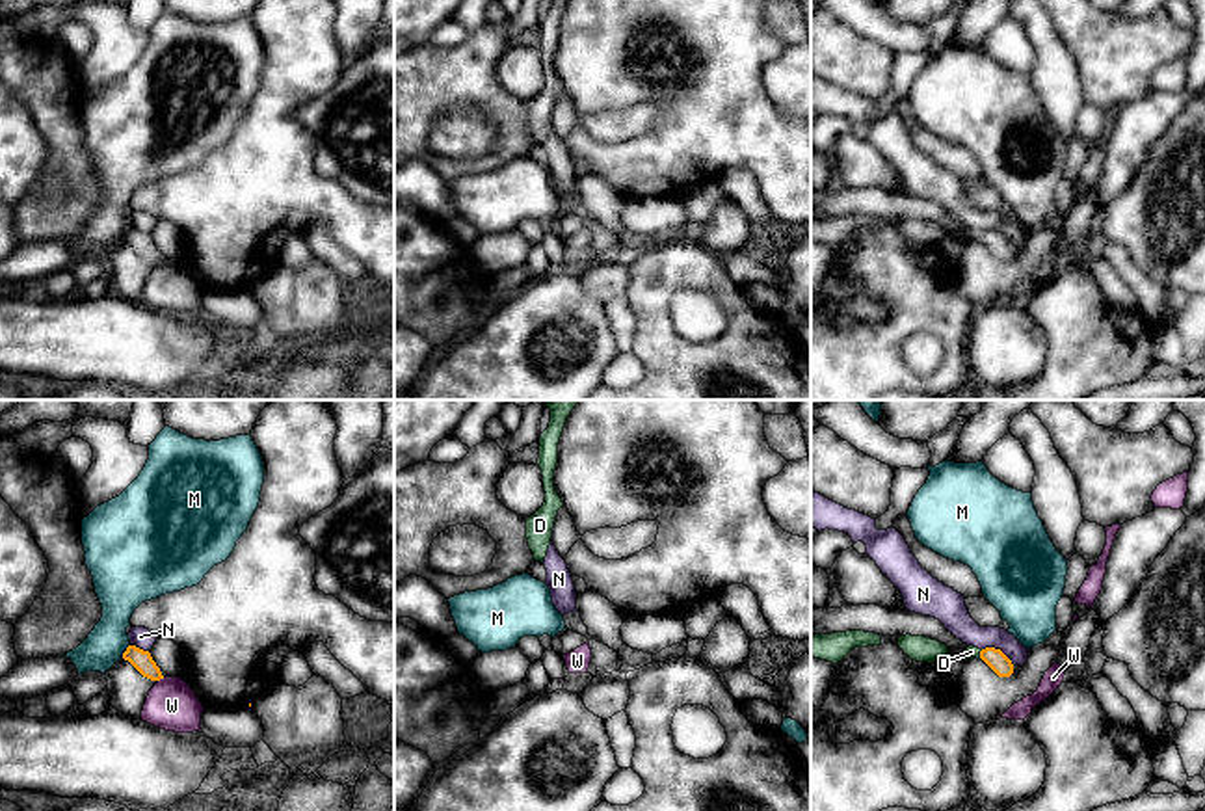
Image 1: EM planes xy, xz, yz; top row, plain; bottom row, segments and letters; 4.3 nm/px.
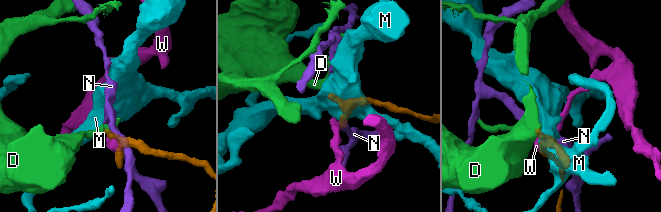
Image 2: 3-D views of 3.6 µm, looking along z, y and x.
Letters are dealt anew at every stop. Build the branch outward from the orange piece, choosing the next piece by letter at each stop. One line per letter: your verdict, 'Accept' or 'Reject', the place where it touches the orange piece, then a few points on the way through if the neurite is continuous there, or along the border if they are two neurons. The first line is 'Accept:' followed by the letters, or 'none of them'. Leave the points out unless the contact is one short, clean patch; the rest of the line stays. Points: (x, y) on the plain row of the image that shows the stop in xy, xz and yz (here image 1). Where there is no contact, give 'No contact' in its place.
Accept: D
D: Accept. Touches orange at yz (980, 237). Path across: yz (995, 242), (980, 237), (971, 235)
M: Reject. Touches orange at xy (125, 235). Boundary: xy (129, 229), (121, 240)
N: Reject. Touches orange at yz (999, 233)
W: Reject. Touches orange at xy (160, 261). Boundary: xy (164, 261), (158, 265)

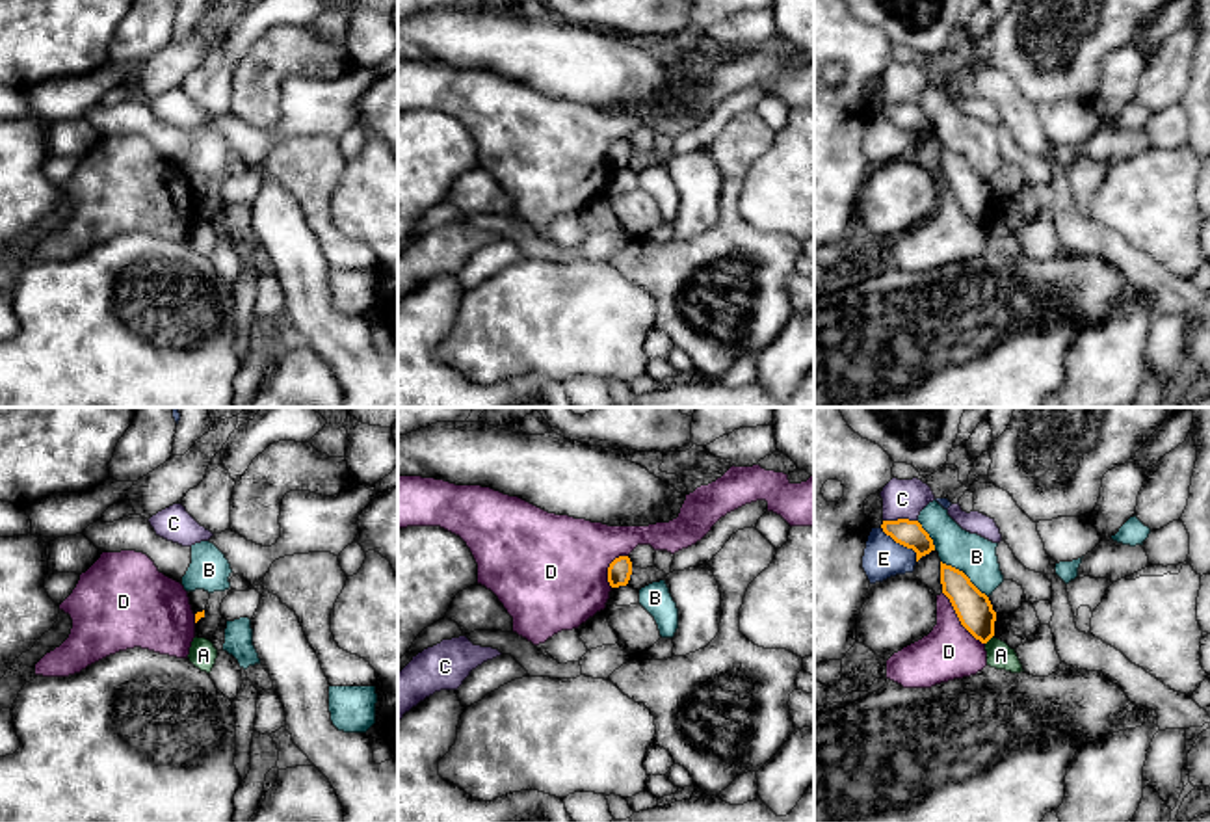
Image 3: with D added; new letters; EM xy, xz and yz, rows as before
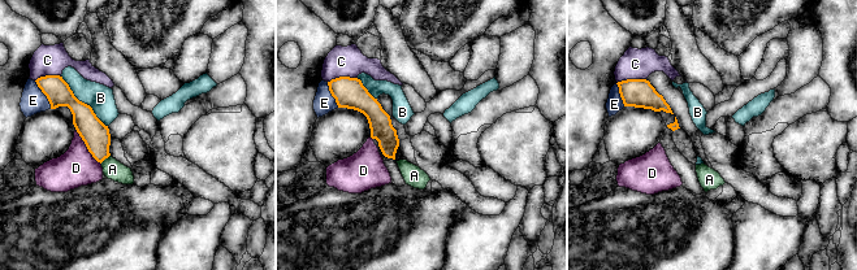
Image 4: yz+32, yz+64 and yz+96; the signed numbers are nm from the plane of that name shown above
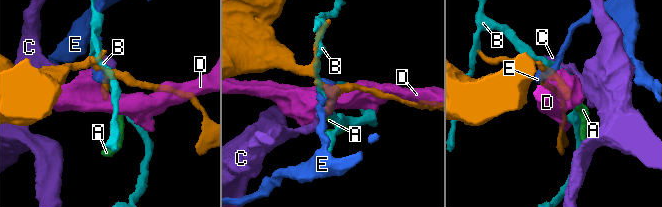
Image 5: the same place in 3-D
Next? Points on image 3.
Accept: none of them
A: Reject. Touches orange at yz (989, 222). Boundary: yz (993, 218), (986, 227)
B: Reject. Touches orange at yz (965, 159)
C: Reject. Touches orange at yz (900, 103). Boundary: yz (917, 103), (883, 105)
D: Reject. Touches orange at yz (960, 203)
E: Reject. Touches orange at yz (902, 127). Boundary: yz (881, 110), (896, 125), (909, 131), (917, 144)

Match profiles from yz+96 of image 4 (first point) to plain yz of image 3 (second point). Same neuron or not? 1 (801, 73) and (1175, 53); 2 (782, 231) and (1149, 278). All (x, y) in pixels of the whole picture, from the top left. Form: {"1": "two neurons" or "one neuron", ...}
{"1": "one neuron", "2": "two neurons"}

